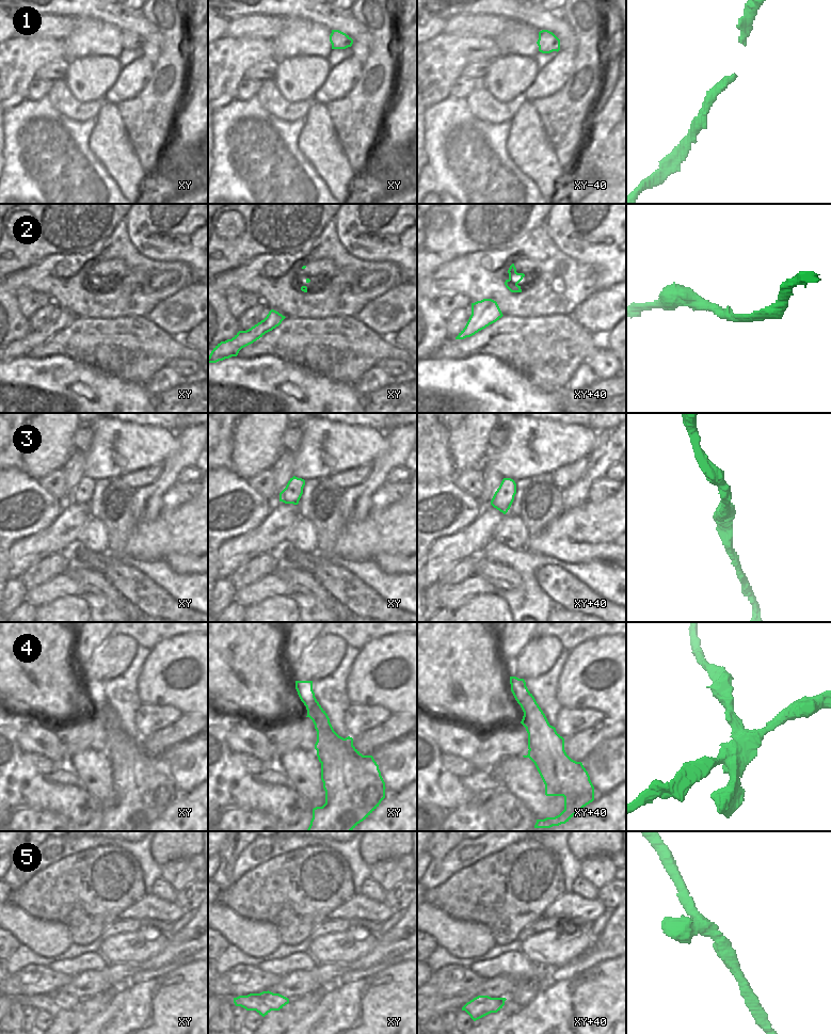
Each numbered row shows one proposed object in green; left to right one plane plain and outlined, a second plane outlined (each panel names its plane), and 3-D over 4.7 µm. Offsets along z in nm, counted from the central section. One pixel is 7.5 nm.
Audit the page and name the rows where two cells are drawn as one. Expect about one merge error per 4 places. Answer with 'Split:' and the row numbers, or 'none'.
Split: 4

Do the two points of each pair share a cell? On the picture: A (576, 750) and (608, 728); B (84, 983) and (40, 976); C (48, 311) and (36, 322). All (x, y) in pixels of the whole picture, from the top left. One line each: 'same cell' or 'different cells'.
A: same cell
B: different cells
C: same cell

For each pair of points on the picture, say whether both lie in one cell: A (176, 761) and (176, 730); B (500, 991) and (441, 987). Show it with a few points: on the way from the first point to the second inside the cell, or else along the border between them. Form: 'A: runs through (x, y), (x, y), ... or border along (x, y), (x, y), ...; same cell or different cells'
A: border along (196, 734), (171, 746), (162, 754); different cells
B: border along (484, 980), (466, 990), (445, 998); different cells

